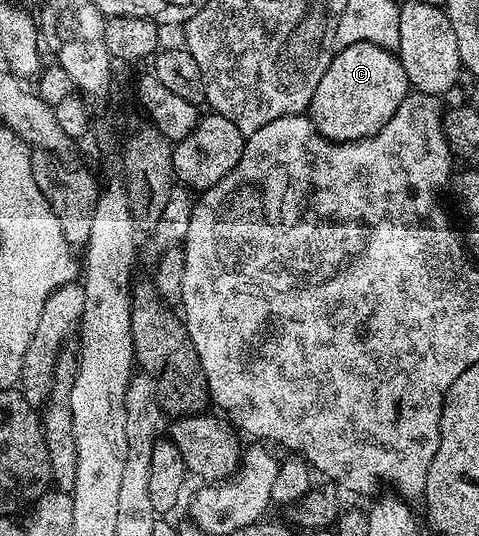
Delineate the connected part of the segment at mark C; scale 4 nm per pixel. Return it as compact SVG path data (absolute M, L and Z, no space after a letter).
M357 42L351 46L341 47L334 59L328 64L320 84L310 101L308 117L330 142L358 142L361 138L370 138L400 108L411 89L406 79L404 68L397 53L380 48L371 42Z

